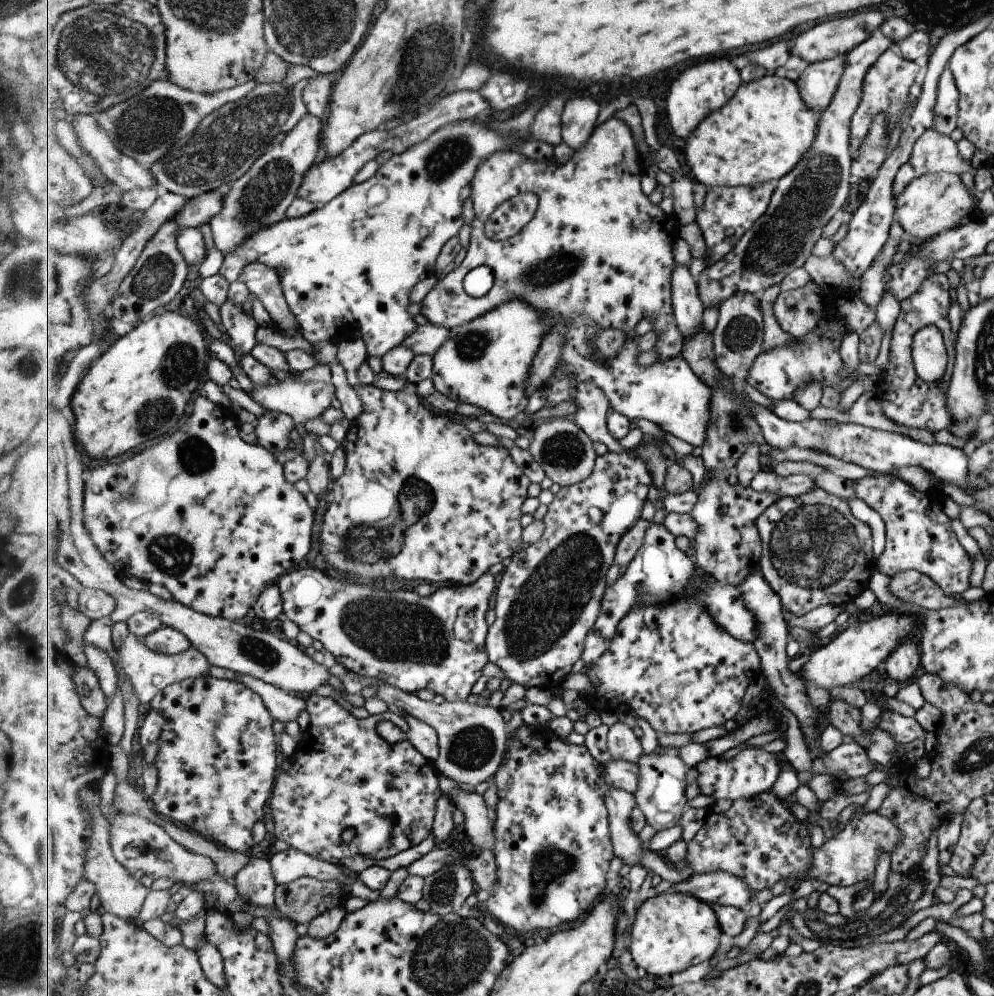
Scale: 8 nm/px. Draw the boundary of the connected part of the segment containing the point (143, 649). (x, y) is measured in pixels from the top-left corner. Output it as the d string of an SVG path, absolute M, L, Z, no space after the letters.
M131 632L123 639L119 653L125 677L130 680L138 700L149 705L153 698L168 686L208 675L212 665L207 657L193 646L178 655L161 654L151 650L143 640L139 640L139 637Z

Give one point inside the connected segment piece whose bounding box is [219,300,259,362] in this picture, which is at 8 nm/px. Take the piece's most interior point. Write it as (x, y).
(241, 326)

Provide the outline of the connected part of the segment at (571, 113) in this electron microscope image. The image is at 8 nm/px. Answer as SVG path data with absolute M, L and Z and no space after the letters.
M571 98L562 114L564 143L575 152L584 148L598 125L601 108L593 98Z

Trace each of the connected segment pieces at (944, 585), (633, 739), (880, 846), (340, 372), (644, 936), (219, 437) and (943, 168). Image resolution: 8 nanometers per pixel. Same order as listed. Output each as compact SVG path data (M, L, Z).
M865 476L853 481L855 498L875 510L884 522L884 549L876 559L877 571L885 576L917 570L941 588L945 596L959 596L969 588L971 558L959 541L940 506L934 506L926 493L915 490L893 476Z
M618 721L609 728L607 733L607 749L613 761L638 763L643 756L643 746L633 727Z
M862 806L860 808L851 814L843 830L835 832L833 838L825 840L817 850L813 850L813 862L805 874L805 880L815 878L819 882L842 887L868 882L873 878L873 868L879 853L890 854L891 850L895 850L897 842L901 840L897 826L876 811L863 812Z
M336 361L331 368L332 372L332 384L337 390L337 399L340 401L341 409L346 417L352 421L355 418L359 418L363 409L363 402L359 393L356 392L355 388L349 383L347 370L341 362Z
M671 891L648 898L637 909L631 931L629 952L635 962L655 977L667 977L713 958L723 936L712 905L694 896Z
M202 393L196 396L194 410L181 426L181 430L176 430L155 446L145 448L131 458L123 460L120 464L103 464L103 466L95 468L91 480L87 480L85 483L84 508L86 527L93 542L99 546L105 558L113 564L119 577L135 576L146 584L163 585L175 601L197 612L214 617L225 617L232 621L245 618L249 608L253 608L255 600L269 585L276 584L284 574L301 570L301 566L305 566L305 562L309 562L309 552L313 550L315 509L311 508L304 487L291 484L285 478L285 465L277 460L275 453L257 443L243 442L239 436L239 423L233 411L227 410L223 406L217 406Z
M925 129L915 139L907 162L917 177L938 172L955 175L973 172L970 162L959 156L956 143L948 135L933 129Z

